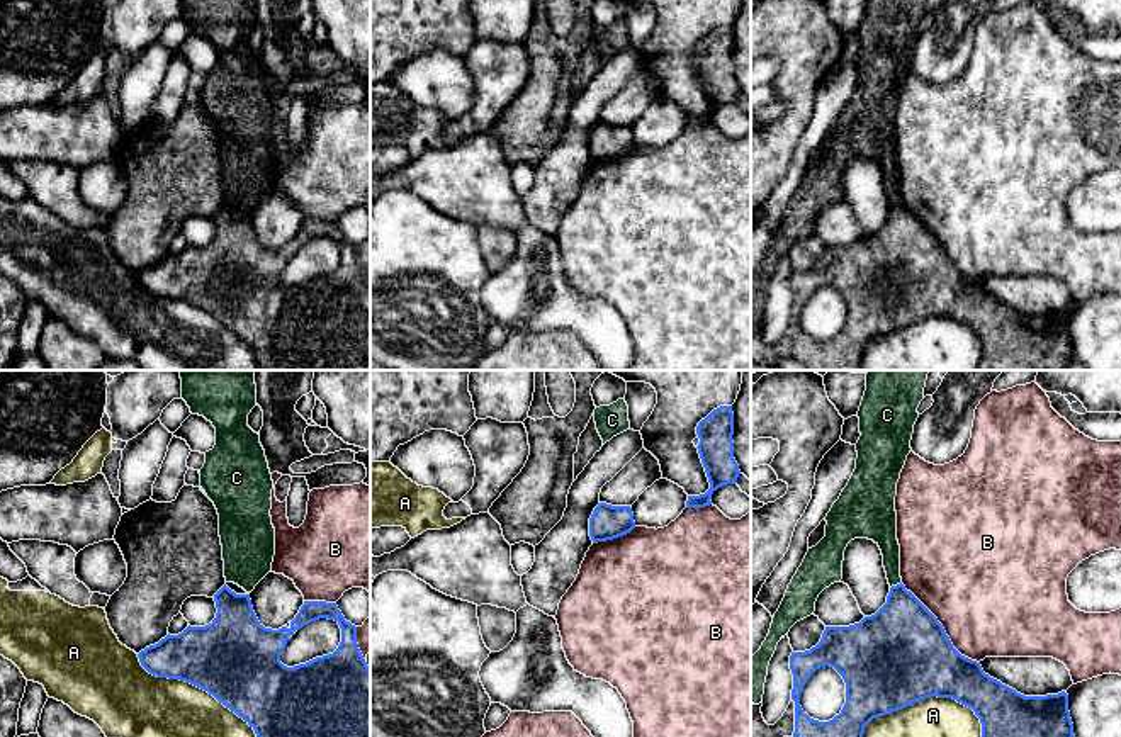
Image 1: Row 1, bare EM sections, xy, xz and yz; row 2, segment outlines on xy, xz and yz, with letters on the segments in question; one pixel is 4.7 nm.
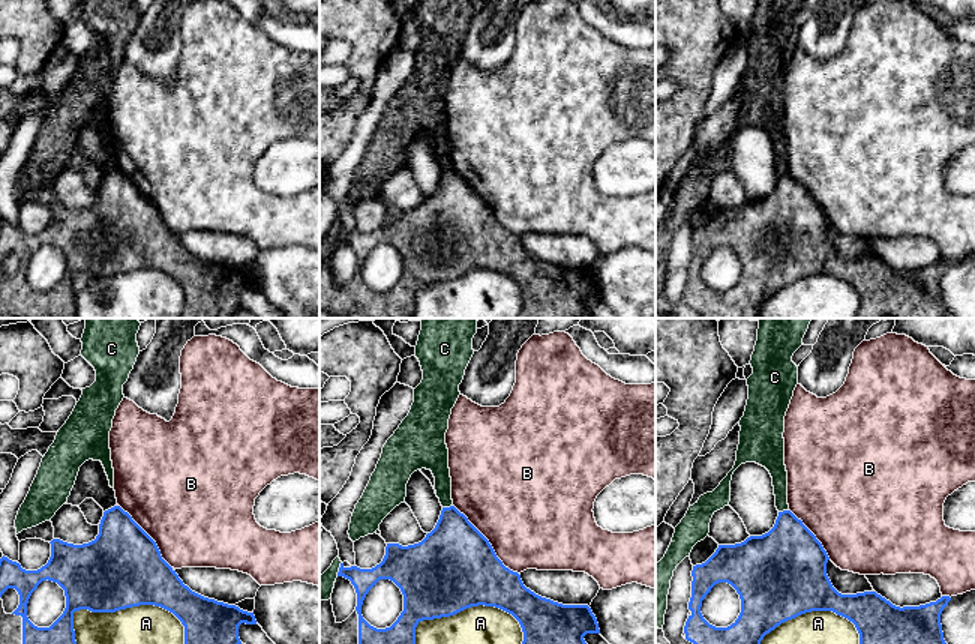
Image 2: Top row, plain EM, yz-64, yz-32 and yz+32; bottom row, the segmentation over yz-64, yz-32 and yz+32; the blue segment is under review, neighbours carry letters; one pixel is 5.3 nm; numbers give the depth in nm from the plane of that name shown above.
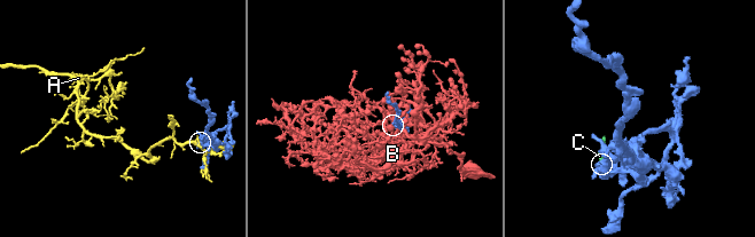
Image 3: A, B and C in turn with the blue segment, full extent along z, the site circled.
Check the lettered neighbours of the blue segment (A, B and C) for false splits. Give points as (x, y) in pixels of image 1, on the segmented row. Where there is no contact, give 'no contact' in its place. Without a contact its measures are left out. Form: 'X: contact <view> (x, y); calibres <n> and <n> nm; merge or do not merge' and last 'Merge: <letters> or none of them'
A: contact yz (921, 698); calibres 460 and 190 nm; do not merge
B: contact yz (941, 627); calibres 460 and 480 nm; do not merge
C: contact yz (897, 585); calibres 360 and 120 nm; do not merge
Merge: none of them

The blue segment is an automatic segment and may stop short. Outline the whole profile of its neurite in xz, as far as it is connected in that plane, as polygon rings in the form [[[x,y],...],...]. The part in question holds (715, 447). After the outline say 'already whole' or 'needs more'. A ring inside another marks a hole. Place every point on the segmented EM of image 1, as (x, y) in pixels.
[[[732,406],[713,409],[696,426],[700,438],[698,453],[705,467],[710,489],[700,496],[688,496],[686,508],[705,508],[712,504],[712,494],[727,484],[735,484],[741,470],[734,459],[734,413]]]; already whole

